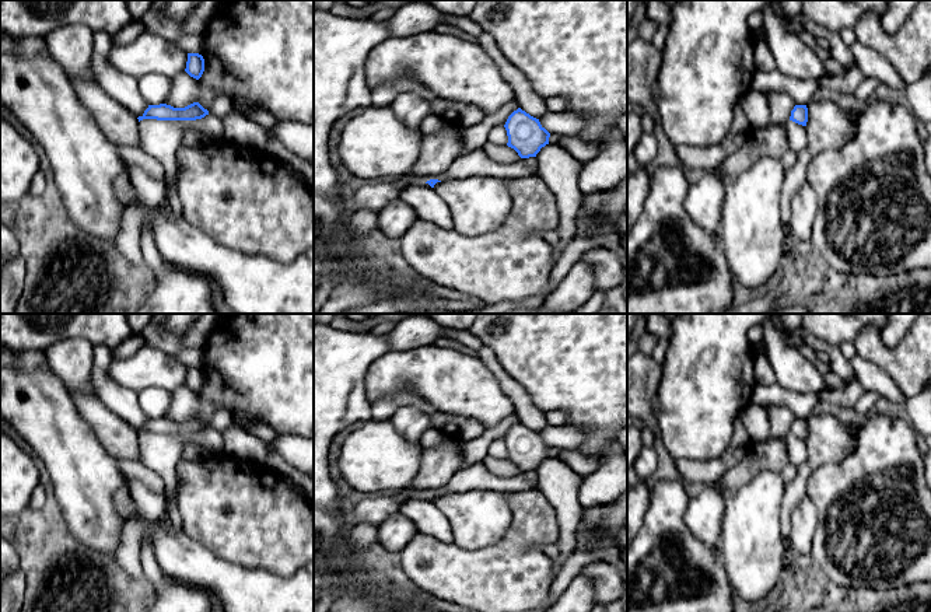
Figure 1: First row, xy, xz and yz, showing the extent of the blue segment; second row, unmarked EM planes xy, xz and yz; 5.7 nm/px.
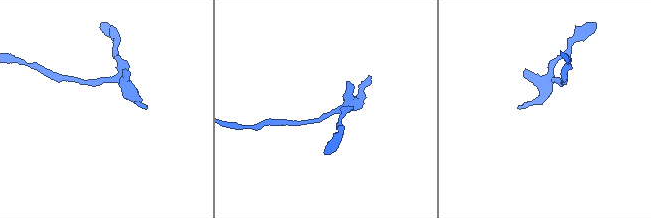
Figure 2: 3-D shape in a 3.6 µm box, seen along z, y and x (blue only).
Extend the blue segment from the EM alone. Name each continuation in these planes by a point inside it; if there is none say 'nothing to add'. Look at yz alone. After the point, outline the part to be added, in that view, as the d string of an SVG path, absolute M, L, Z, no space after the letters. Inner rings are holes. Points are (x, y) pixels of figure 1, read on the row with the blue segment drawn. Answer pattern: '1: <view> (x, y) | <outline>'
1: yz (797, 133) | M788 120L785 130L788 134L790 150L798 154L808 144L808 133L805 126Z

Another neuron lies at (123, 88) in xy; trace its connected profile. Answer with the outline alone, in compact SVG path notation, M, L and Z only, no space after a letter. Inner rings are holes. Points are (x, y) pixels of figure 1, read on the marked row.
M98 31L94 32L92 69L101 88L134 116L143 116L148 102L139 91L137 80L109 62L112 49L112 35Z

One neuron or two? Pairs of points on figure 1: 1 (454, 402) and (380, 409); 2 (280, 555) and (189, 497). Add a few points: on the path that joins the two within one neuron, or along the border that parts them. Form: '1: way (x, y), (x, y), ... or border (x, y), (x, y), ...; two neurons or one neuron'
1: border (401, 390), (416, 392), (441, 412), (461, 416); two neurons
2: way (258, 532), (242, 517), (224, 517), (212, 506); one neuron

